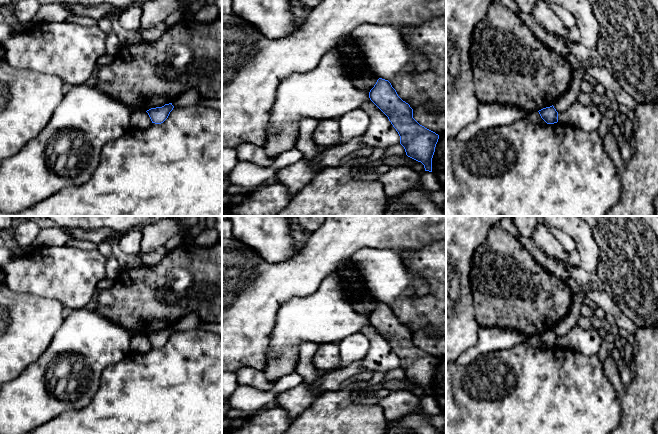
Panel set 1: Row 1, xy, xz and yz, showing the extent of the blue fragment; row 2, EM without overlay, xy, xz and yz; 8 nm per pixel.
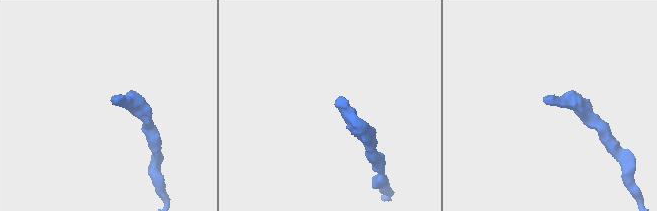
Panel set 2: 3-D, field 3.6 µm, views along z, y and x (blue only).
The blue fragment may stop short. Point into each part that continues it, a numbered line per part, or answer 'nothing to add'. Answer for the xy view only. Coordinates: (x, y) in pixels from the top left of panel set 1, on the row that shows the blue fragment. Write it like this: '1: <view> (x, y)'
nothing to add

